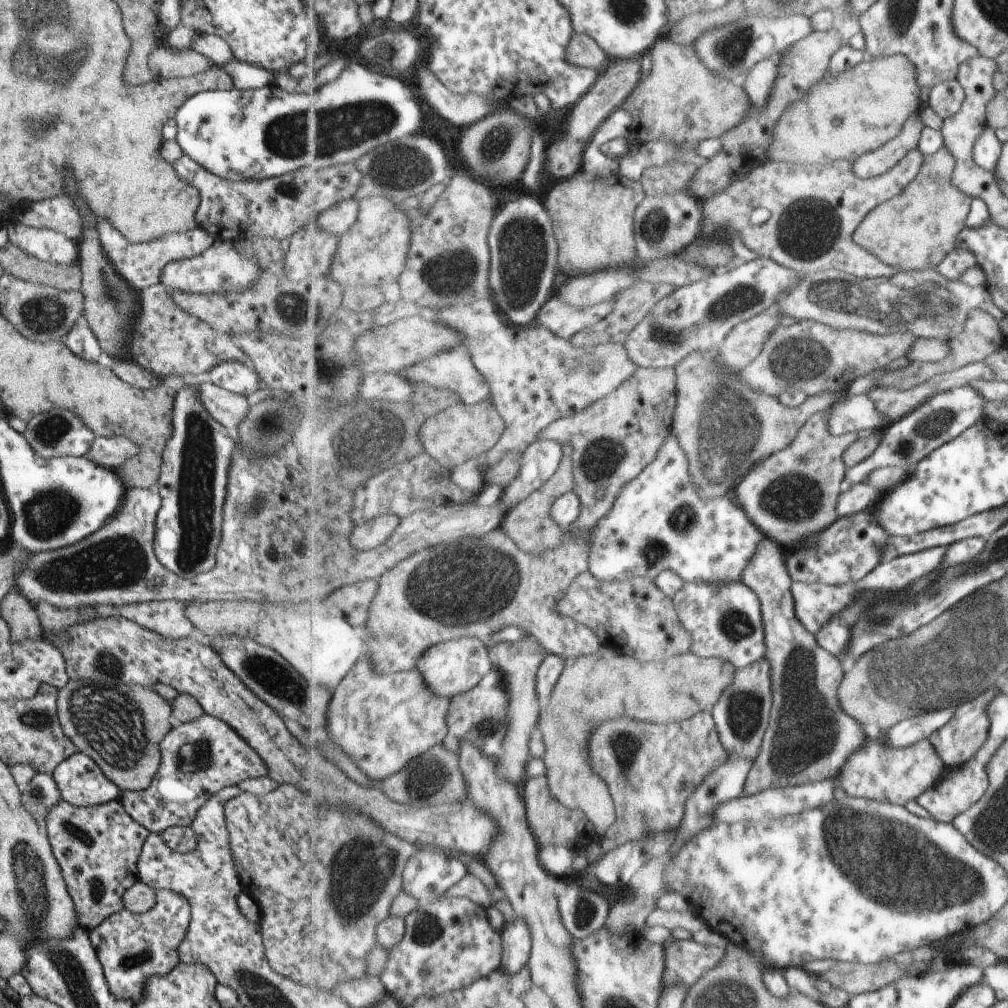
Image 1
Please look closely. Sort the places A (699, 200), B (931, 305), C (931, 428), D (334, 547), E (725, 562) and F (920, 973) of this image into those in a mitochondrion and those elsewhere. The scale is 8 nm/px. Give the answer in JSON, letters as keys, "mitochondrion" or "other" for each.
{"A":"other","B":"mitochondrion","C":"mitochondrion","D":"other","E":"other","F":"other"}

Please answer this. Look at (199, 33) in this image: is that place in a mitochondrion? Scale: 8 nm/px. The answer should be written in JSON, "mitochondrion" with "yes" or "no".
{"mitochondrion":"no"}

